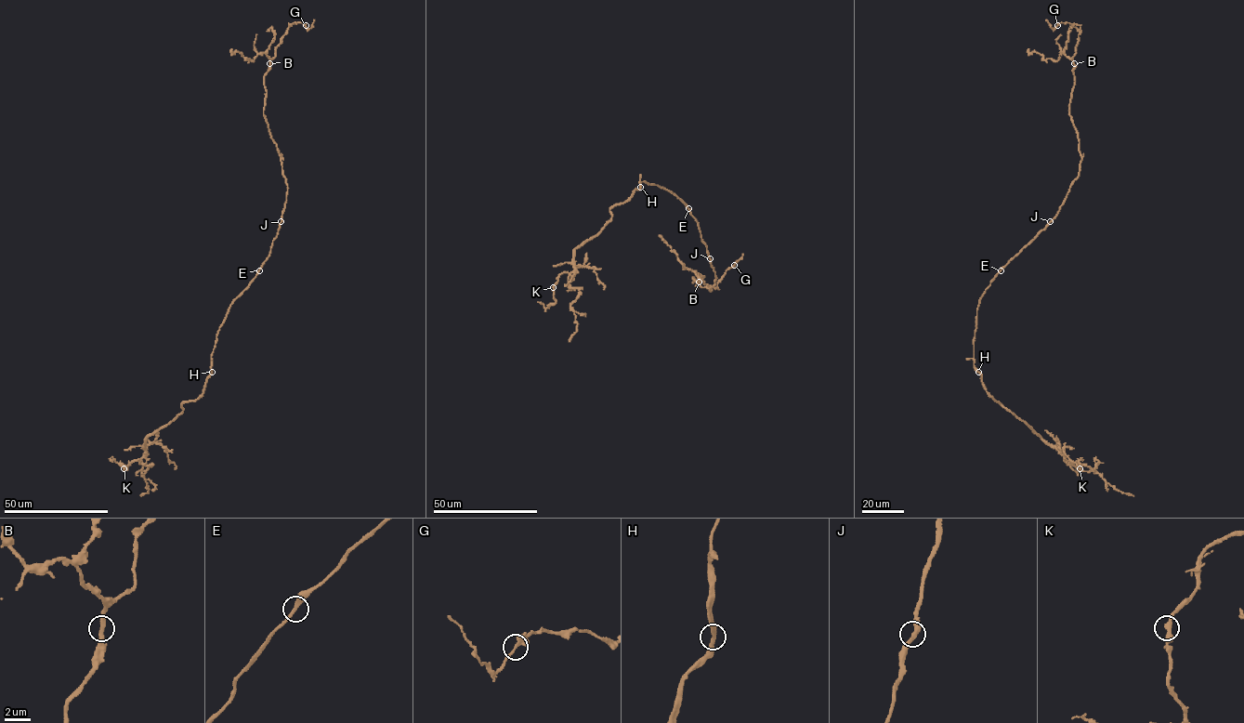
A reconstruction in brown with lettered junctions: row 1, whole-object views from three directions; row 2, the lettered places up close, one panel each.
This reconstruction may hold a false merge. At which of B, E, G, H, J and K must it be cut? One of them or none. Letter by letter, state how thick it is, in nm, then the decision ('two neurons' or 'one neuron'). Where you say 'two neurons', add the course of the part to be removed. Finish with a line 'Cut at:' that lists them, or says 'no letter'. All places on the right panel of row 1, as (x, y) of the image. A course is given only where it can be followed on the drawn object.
B: calibre 320 nm; one neuron
E: calibre 320 nm; one neuron
G: calibre 320 nm; one neuron
H: calibre 320 nm; one neuron
J: calibre 340 nm; one neuron
K: calibre 320 nm; one neuron
Cut at: no letter

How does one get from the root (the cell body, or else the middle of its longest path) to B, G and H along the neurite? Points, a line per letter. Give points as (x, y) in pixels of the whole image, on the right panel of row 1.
B: (995, 278), (1054, 217), (1070, 184), (1079, 175), (1081, 156), (1078, 135), (1069, 114), (1075, 82), (1074, 63)
G: (995, 278), (1054, 217), (1079, 175), (1081, 156), (1069, 103), (1080, 26), (1057, 25)
H: (995, 278), (977, 309), (974, 366), (978, 372)

